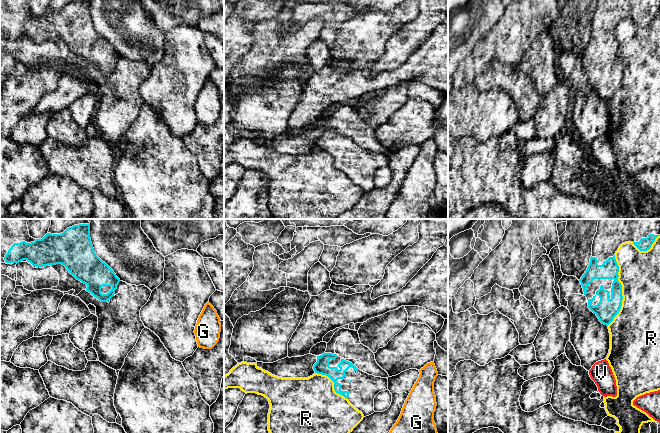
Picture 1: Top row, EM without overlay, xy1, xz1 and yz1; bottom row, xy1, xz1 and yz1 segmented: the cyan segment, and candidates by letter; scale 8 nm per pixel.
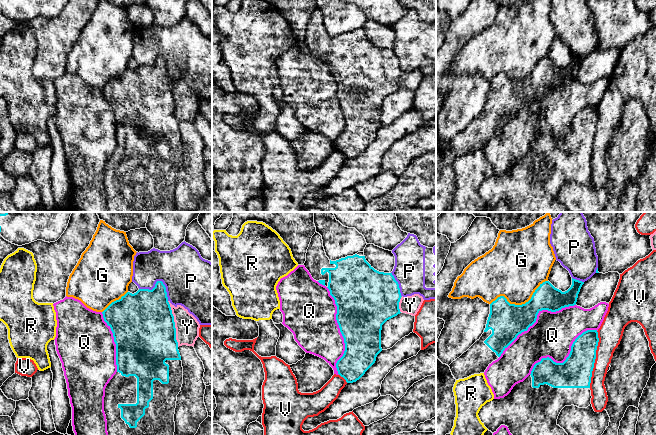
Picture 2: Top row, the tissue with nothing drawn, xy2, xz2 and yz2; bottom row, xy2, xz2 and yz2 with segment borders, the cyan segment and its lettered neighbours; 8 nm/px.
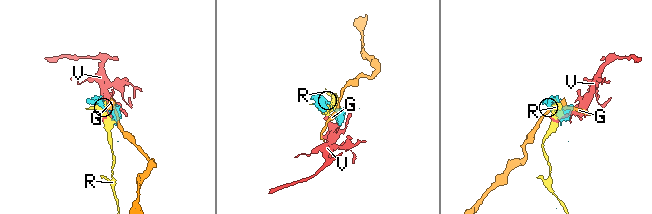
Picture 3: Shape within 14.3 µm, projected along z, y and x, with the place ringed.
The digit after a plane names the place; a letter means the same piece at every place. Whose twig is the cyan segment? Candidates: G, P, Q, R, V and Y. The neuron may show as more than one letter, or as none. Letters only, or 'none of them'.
none of them

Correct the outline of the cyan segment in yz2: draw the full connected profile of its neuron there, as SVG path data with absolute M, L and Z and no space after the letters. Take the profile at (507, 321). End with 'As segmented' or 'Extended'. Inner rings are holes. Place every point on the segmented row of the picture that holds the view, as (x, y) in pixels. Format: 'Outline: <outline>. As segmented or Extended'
Outline: M572 278L571 287L562 292L549 281L545 281L535 290L531 299L522 305L510 304L504 296L498 297L490 304L490 314L480 339L449 365L454 378L459 380L474 374L484 373L487 367L501 356L503 351L519 334L527 331L536 322L540 311L556 312L562 308L576 305L578 294L583 284L584 282Z. Extended

